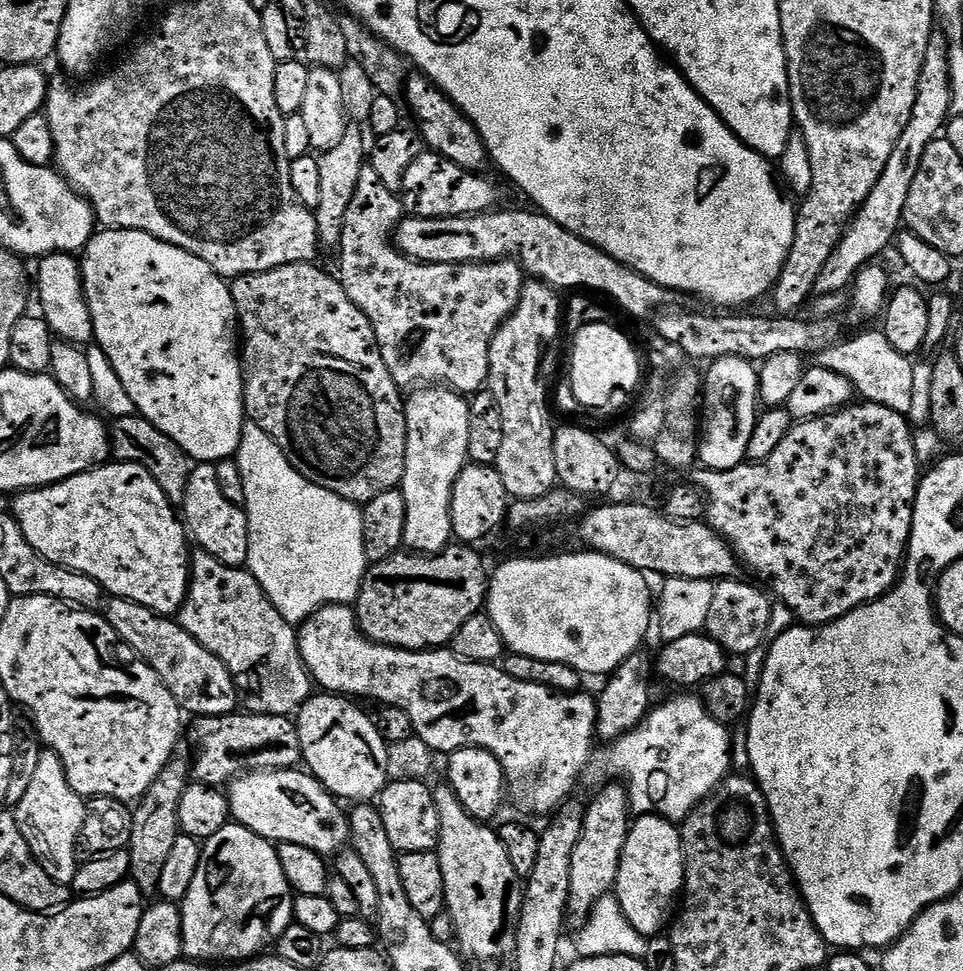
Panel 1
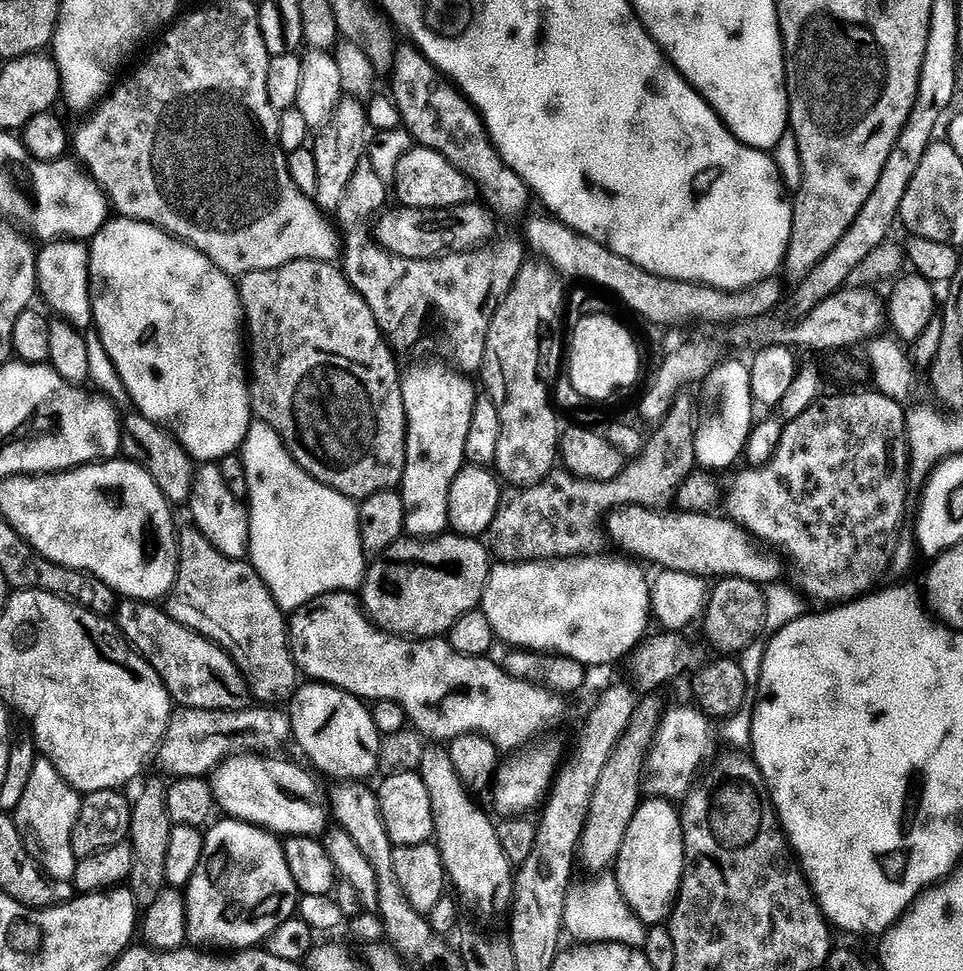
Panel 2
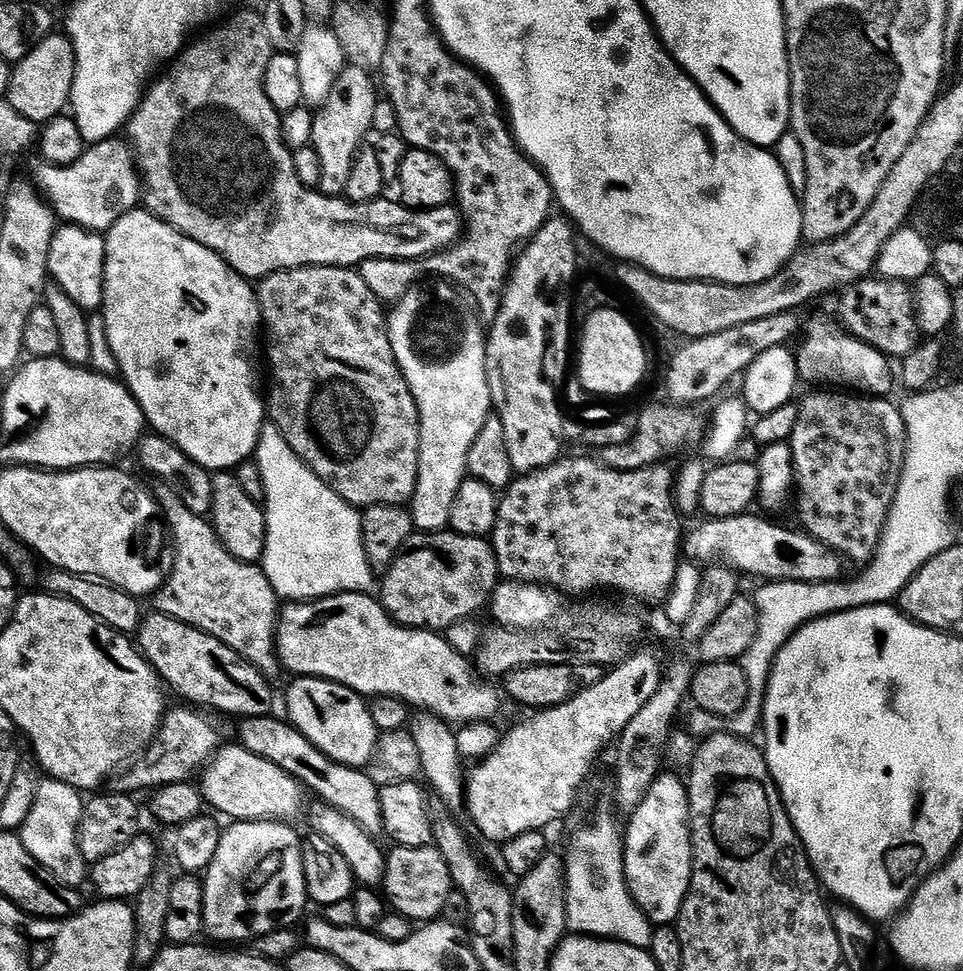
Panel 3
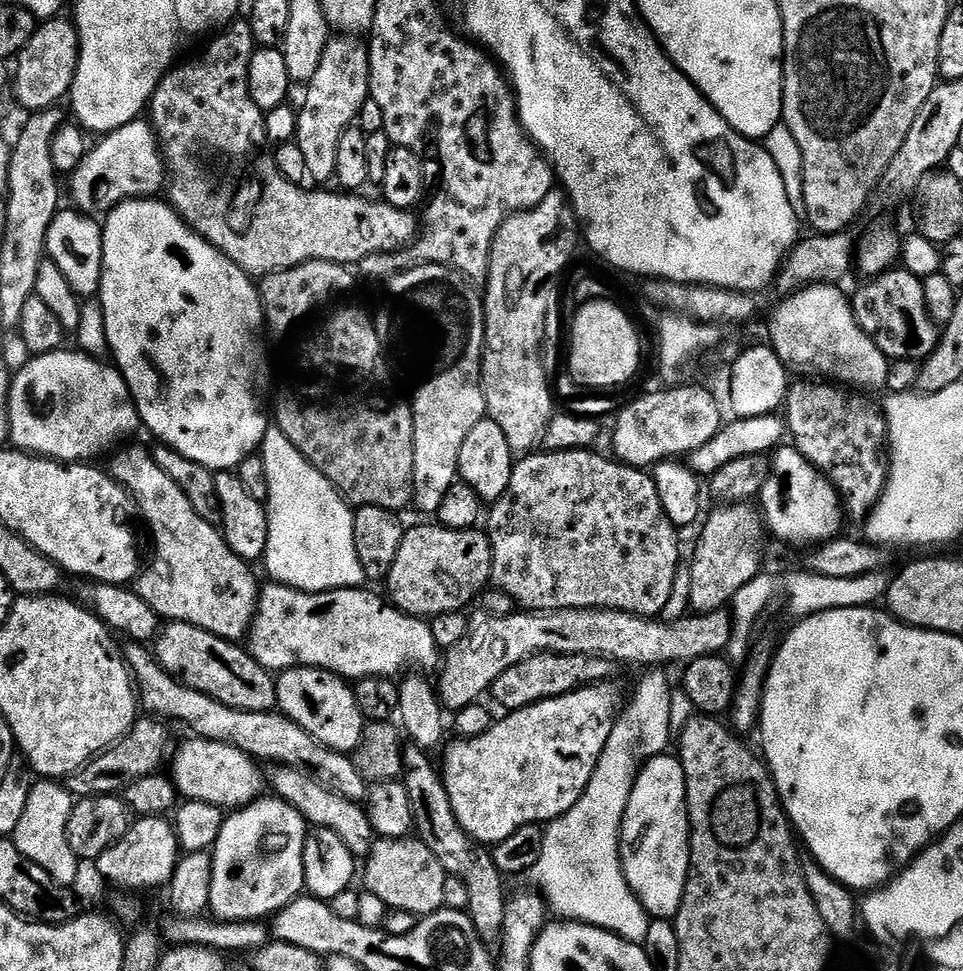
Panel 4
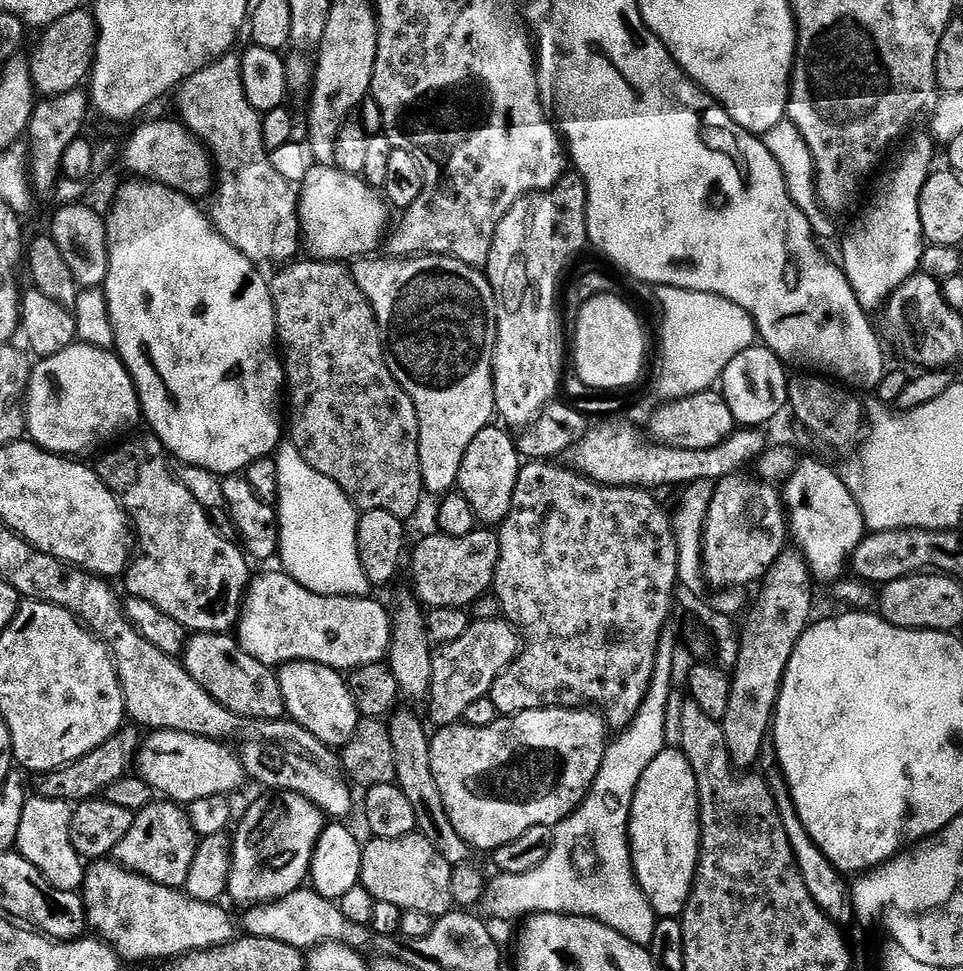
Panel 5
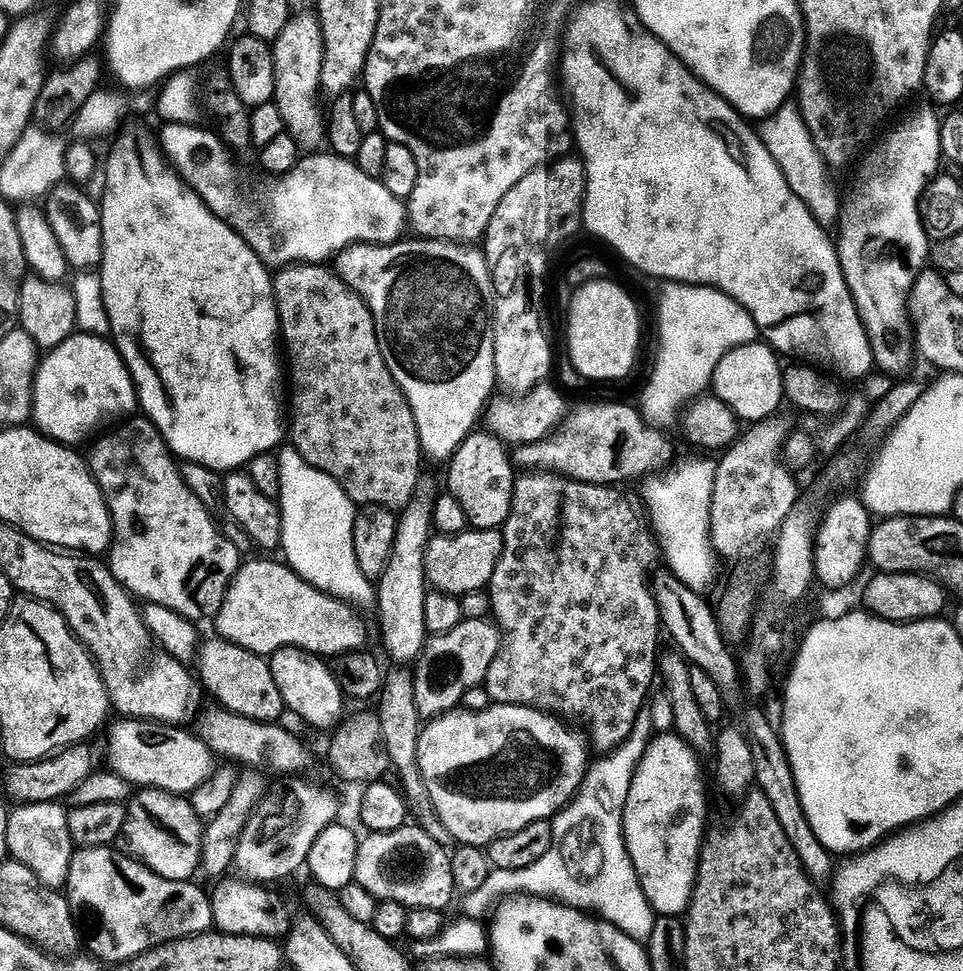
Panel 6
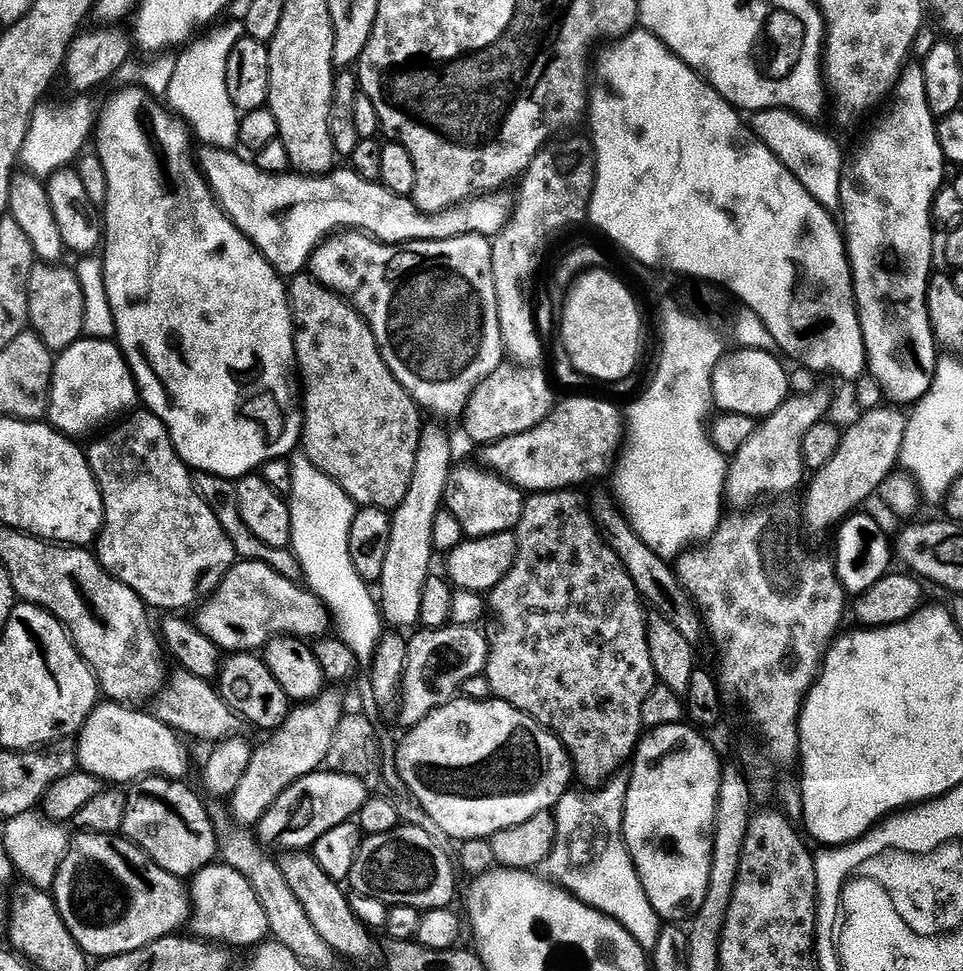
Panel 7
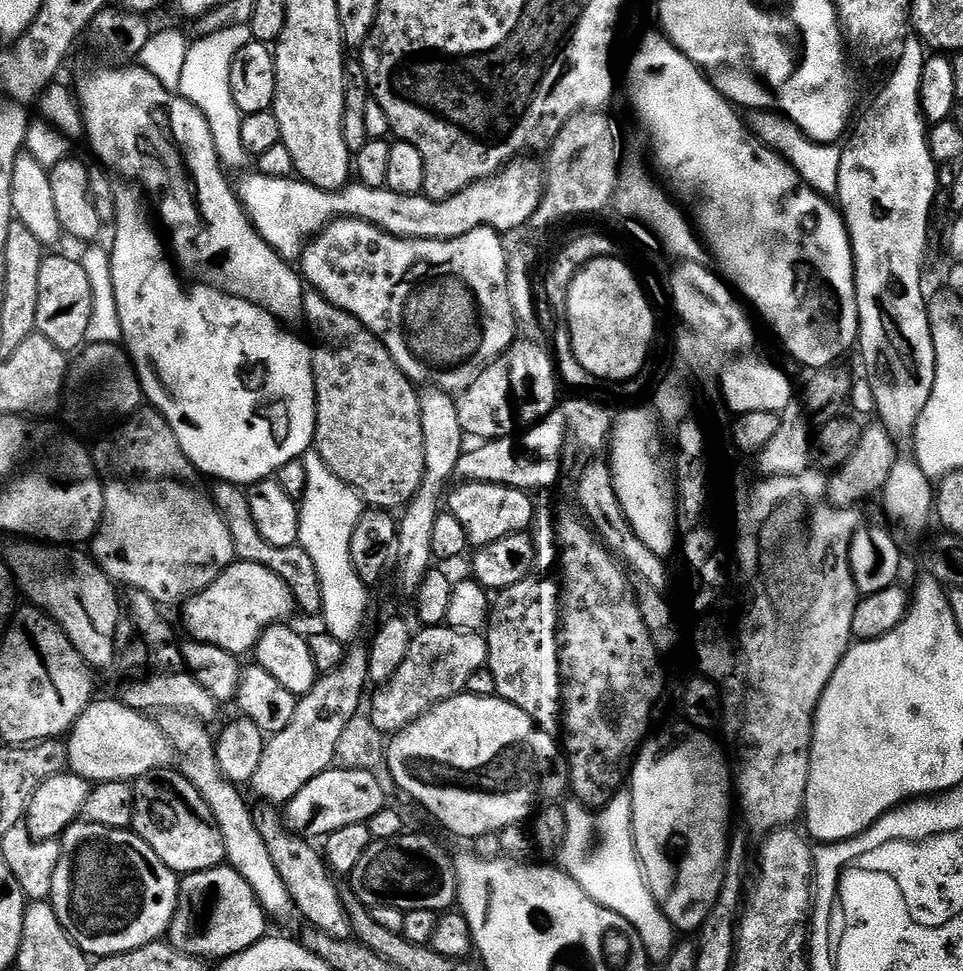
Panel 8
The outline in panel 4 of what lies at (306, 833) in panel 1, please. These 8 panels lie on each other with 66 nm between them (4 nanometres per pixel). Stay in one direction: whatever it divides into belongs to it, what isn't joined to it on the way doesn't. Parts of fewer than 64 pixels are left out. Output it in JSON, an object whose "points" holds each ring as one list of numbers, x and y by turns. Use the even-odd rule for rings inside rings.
{"points":[[192,738,177,750,178,760,172,766,171,779,176,785,177,793,185,801,198,804,213,804,215,808,239,810,251,805,266,788,266,780,259,772,257,761,229,744,219,744,213,740]]}

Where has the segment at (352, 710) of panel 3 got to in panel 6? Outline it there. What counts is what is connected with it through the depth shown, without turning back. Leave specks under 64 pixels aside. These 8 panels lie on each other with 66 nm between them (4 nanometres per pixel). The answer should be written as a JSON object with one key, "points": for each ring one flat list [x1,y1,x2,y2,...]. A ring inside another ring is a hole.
{"points":[[280,648,270,657,270,663,274,682,278,682,278,690,289,713,301,716,306,723,313,724,316,728,332,730,341,723,345,715,346,693,334,678,331,667,321,657,301,648]]}

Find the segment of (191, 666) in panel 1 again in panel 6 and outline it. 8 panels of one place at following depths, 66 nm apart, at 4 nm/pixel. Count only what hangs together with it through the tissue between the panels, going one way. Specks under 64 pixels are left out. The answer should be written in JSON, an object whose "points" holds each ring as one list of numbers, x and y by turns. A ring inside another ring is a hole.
{"points":[[213,638,212,641,205,643,203,648,200,650,198,654,198,665,200,664,200,676,198,672,198,680,204,683,204,688,209,692,210,695,213,696,215,703,219,705,219,707,225,708,228,712,233,712,234,714,238,714,239,716,245,716,246,718,250,718,251,720,257,720,258,722,262,722,263,724,275,724,277,721,281,719,280,715,285,715,286,709,284,706,284,699,282,698,282,694,278,690,278,682,274,682,274,674,272,673,272,665,269,663,265,657,256,656,250,650,246,650,245,648,239,648,236,644,229,644,227,640,222,640,219,638]]}

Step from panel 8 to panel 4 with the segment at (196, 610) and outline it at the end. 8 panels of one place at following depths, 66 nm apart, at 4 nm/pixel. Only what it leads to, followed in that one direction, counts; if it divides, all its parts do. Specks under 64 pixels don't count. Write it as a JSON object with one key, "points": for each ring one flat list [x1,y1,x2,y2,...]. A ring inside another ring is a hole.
{"points":[[275,582,265,583,260,593,256,618,250,629,252,657,273,674,279,674,286,668,322,668,349,682,369,678,396,678,405,671,403,668,407,664,413,664,416,667,413,669,416,670,432,668,436,663,436,666,439,665,442,649,436,644,429,625,423,619,401,612,383,595,375,596,366,589,367,587,361,586,338,588,335,592,310,593,299,592,297,588,287,588,286,585]]}

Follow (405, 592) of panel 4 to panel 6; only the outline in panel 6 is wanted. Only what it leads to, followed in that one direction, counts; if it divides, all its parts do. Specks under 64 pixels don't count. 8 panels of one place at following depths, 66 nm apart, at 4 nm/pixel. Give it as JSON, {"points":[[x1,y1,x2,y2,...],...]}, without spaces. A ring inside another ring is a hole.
{"points":[[469,530,460,536,441,536,429,540,426,550,426,574,429,585,447,596,463,598,471,592,483,592,492,583,492,575,504,553,503,531]]}

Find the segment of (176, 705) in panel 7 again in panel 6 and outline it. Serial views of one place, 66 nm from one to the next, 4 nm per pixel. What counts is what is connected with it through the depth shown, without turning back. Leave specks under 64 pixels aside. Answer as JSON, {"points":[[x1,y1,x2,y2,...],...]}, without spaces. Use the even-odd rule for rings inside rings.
{"points":[[211,706,200,716,200,729,198,735,207,748,217,757,225,756,225,761,235,762,240,766,247,766,249,769,269,768,272,772,288,772,284,774,300,774,304,767,308,764,308,752,304,749,299,738,295,736,288,728,283,728,283,723,263,724,257,720,251,720,245,716,239,716,233,712,228,712,225,708,219,706]]}

